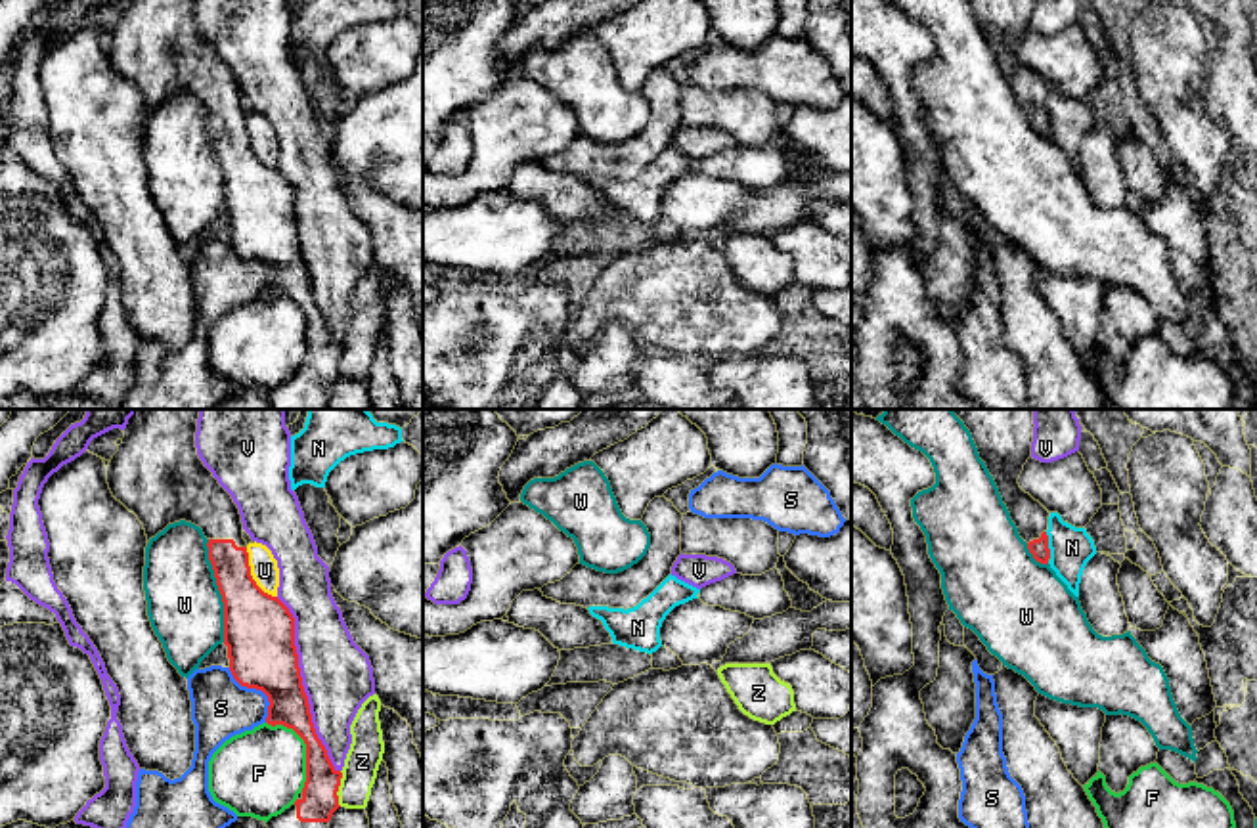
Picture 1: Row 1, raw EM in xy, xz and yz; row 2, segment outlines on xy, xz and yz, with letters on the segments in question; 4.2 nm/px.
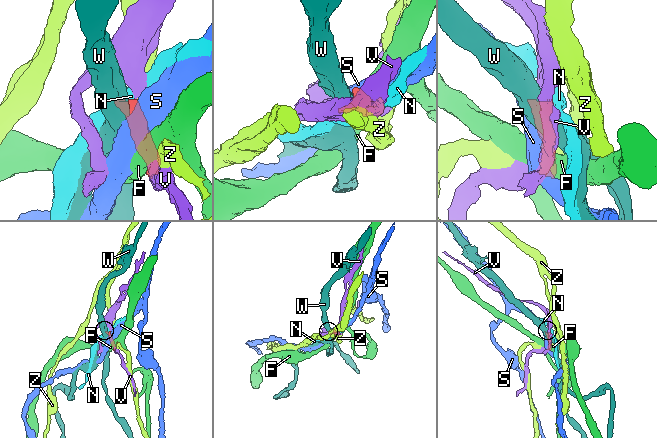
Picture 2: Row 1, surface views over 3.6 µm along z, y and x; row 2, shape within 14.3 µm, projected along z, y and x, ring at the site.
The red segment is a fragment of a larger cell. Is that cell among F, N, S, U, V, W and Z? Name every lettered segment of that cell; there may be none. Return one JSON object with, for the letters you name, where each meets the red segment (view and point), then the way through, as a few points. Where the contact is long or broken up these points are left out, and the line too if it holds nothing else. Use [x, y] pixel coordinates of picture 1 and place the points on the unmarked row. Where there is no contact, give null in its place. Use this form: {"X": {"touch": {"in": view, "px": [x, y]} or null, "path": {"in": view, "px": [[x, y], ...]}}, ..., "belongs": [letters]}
{"belongs": []}

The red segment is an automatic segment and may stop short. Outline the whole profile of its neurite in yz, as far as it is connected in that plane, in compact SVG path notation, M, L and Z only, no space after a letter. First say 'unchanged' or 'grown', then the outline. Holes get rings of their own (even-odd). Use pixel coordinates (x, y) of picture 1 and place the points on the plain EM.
grown; M968 0L980 31L993 48L1020 109L1041 136L1048 136L1050 84L1025 65L1018 50L1031 29L1033 0Z

